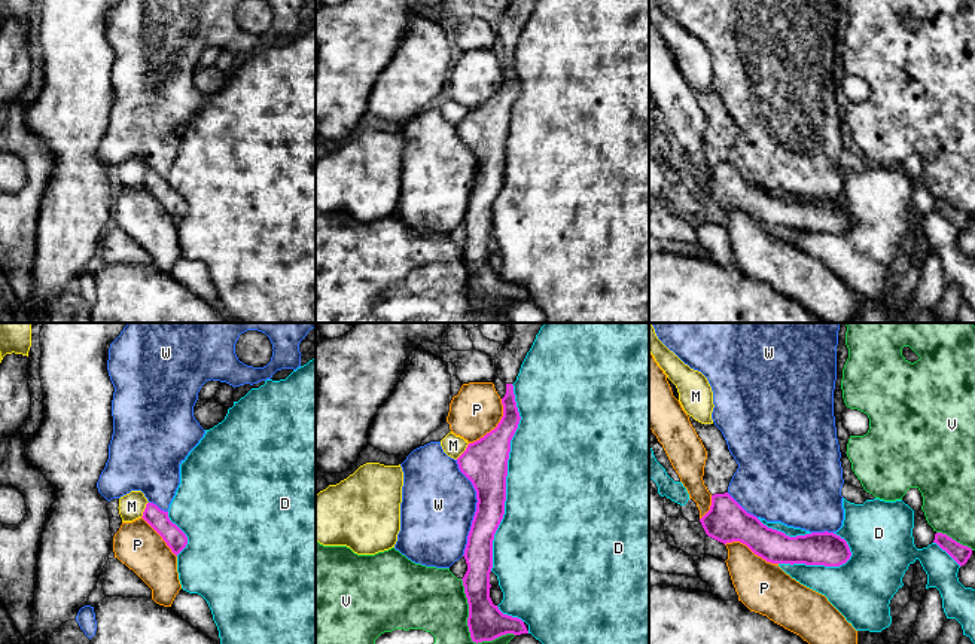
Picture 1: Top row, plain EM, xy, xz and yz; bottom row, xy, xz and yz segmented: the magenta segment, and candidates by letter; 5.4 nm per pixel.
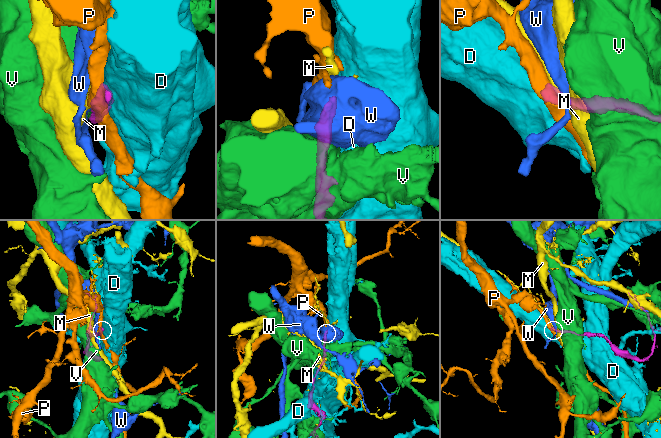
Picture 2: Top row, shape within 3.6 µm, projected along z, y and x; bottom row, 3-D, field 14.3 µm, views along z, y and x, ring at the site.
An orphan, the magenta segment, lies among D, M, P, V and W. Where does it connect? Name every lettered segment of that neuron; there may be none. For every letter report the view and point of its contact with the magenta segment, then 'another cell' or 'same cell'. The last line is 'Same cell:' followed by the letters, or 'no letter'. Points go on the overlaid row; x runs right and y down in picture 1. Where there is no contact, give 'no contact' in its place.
D: contact xz (505, 478); another cell
M: contact xz (465, 451); another cell
P: contact xz (497, 426); another cell
V: contact xz (469, 631); another cell
W: contact xz (477, 507); another cell
Same cell: no letter

